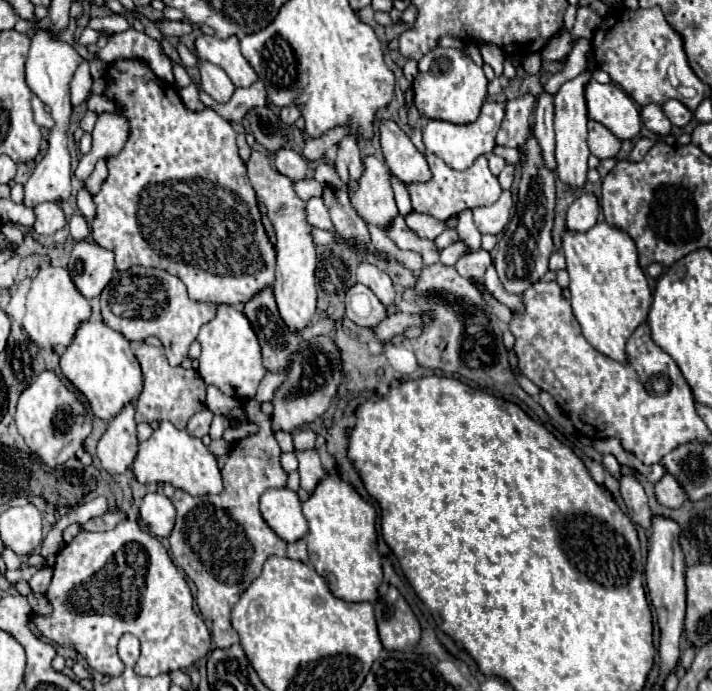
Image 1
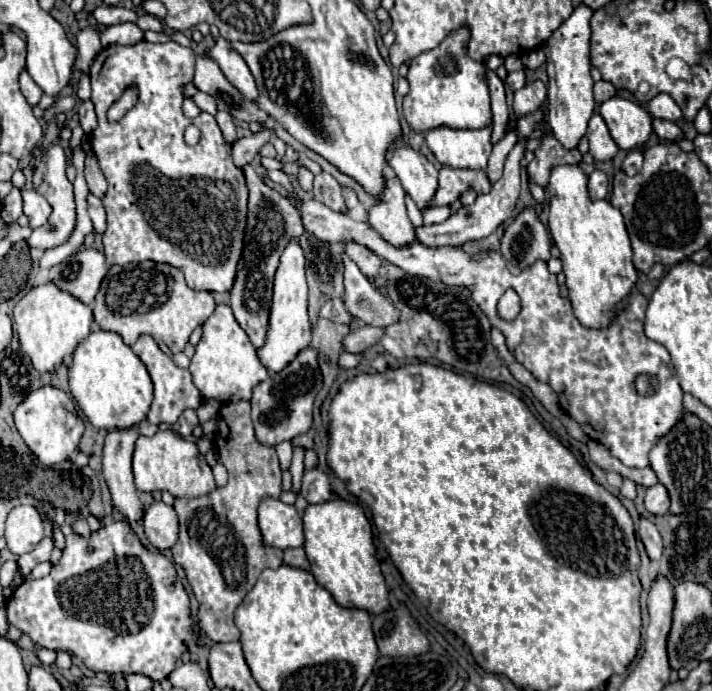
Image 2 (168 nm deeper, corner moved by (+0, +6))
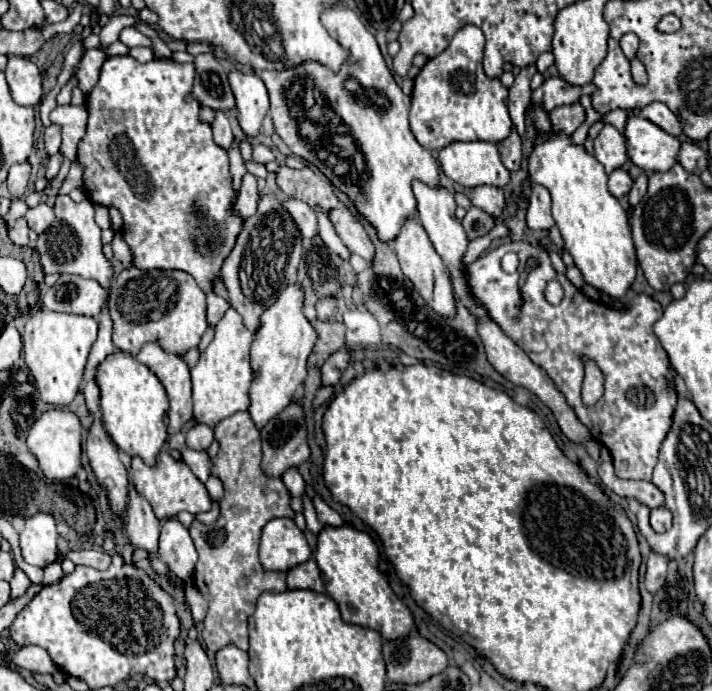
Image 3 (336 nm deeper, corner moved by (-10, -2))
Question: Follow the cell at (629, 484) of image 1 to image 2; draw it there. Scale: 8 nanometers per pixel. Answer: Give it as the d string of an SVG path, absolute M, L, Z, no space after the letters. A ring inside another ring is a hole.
M640 516L638 536L642 538L642 542L646 546L646 552L648 552L648 556L652 560L656 560L656 558L662 556L662 536L660 536L658 528L646 516Z

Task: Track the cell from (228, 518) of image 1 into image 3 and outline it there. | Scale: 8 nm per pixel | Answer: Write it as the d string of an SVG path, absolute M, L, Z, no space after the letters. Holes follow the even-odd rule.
M236 412L214 428L214 438L220 444L216 458L212 458L212 476L220 478L224 498L220 502L220 516L214 524L204 526L192 522L190 536L198 550L198 564L194 582L208 602L202 638L210 652L228 644L248 650L248 616L254 612L262 592L284 592L286 574L268 572L258 562L258 544L262 528L274 518L294 518L290 508L290 492L280 478L264 476L260 468L260 432L250 420L248 412Z

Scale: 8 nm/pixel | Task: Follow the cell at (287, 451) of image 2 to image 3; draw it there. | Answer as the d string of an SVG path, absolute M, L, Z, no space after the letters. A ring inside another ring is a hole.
M290 468L290 470L282 476L282 482L284 482L284 486L288 488L290 496L300 498L300 496L304 494L304 480L302 480L302 476L300 476L300 472L298 472L296 468Z

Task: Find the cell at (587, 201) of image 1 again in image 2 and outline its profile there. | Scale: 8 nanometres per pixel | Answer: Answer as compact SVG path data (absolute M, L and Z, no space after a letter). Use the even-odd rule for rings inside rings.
M594 170L588 178L588 196L590 200L602 200L608 194L608 178L604 172Z

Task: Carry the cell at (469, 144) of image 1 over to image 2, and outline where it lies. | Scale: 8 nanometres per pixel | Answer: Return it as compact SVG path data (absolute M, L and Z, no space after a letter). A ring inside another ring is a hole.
M492 124L478 130L454 130L440 126L428 130L424 138L440 164L450 168L484 170L492 150L490 134Z

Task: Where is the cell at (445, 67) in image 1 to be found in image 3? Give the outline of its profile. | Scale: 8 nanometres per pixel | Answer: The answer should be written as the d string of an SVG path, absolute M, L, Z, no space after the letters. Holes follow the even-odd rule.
M464 26L456 32L450 46L430 58L414 80L410 128L414 138L426 150L442 150L458 140L502 142L512 132L508 116L508 90L496 78L488 78L482 70L484 34L476 26Z

